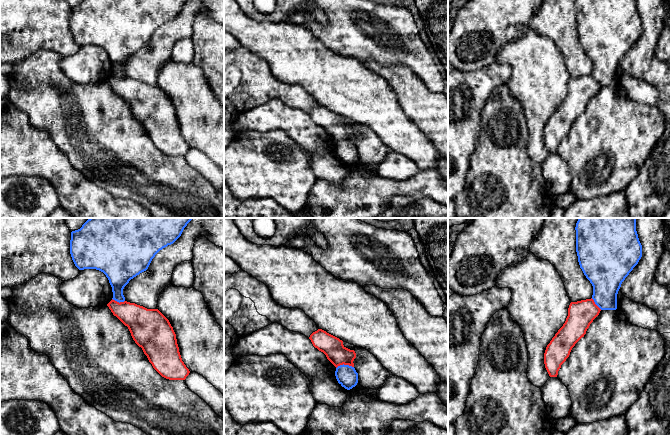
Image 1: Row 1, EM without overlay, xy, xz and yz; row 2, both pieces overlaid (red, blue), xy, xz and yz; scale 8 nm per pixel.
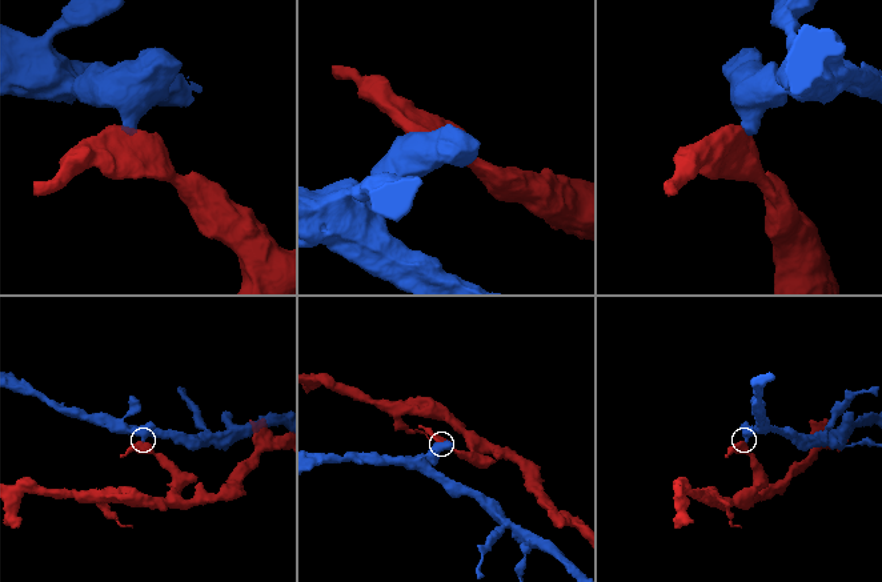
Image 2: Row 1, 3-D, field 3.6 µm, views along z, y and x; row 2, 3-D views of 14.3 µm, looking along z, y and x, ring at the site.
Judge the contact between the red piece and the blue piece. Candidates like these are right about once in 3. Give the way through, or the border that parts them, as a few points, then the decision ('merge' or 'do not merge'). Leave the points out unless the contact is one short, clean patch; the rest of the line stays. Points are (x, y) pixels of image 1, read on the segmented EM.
along xz (353, 366), (340, 364), (336, 368) | do not merge

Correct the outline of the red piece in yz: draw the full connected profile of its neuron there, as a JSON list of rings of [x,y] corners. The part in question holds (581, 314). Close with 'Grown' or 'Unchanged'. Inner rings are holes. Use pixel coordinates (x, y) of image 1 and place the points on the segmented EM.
[[[592,298],[570,303],[565,323],[547,345],[544,353],[545,368],[550,377],[557,377],[572,348],[584,337],[600,311]]]. Unchanged

